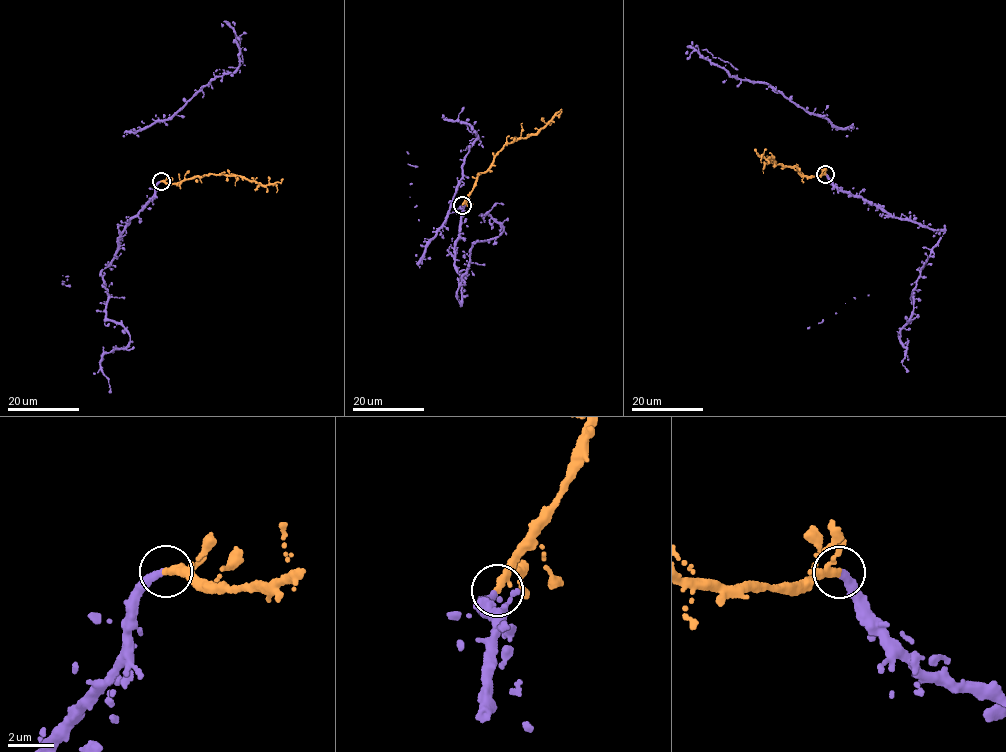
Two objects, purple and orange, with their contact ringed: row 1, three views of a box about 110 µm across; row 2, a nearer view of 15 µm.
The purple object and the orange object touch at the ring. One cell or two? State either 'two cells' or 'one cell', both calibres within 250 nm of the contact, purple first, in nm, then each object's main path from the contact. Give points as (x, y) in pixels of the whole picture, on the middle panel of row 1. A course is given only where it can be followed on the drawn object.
one cell; 380 nm thick on the purple side, 240 nm on the other; purple runs (462, 205), (454, 253), (459, 303), (456, 295), (471, 247), (504, 230), (490, 216), (482, 215), (501, 203); orange runs (462, 204), (472, 190), (477, 176), (488, 169), (502, 148), (535, 134), (561, 110)

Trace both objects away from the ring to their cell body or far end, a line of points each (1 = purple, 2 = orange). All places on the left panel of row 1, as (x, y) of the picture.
1: (160, 181), (101, 273), (105, 317), (129, 335), (129, 344), (102, 355), (109, 392)
2: (160, 181), (172, 184), (215, 174), (241, 176), (264, 185), (280, 183), (282, 179)

